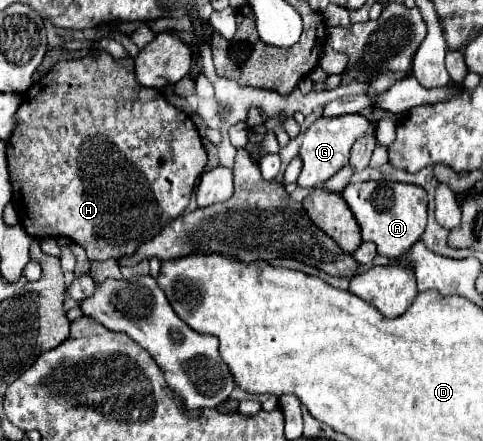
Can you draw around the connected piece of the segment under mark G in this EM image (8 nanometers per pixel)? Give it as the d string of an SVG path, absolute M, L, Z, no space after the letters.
M342 115L342 117L320 117L318 121L314 121L306 133L302 135L302 147L300 147L300 157L302 157L302 173L298 177L298 185L300 187L320 187L328 177L332 177L336 171L340 171L350 155L352 145L356 143L356 139L364 137L366 133L376 131L374 121L366 119L364 115Z

